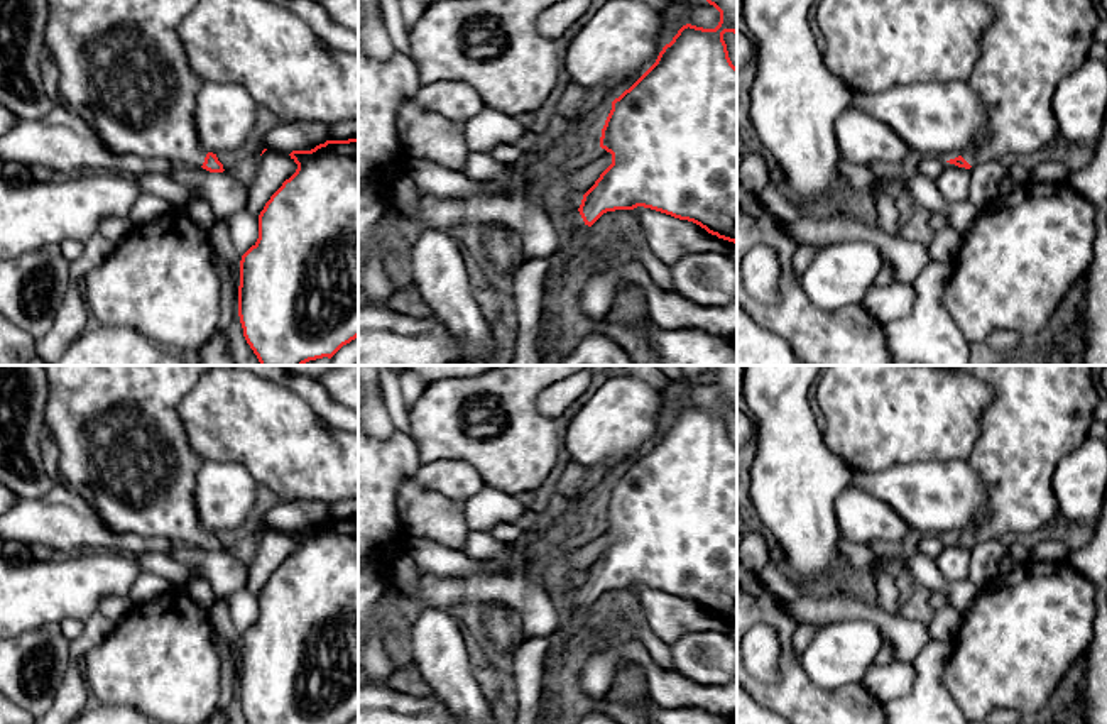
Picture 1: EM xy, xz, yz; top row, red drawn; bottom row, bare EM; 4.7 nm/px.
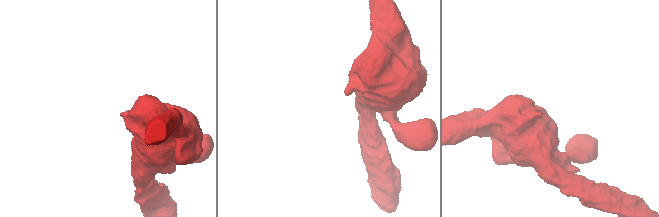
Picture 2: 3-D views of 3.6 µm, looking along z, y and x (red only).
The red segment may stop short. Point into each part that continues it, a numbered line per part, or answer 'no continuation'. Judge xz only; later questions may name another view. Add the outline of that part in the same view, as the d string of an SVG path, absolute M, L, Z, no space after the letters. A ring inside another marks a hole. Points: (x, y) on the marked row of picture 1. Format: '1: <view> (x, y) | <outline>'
1: xz (570, 220) | M578 210L551 211L549 215L559 227L564 237L564 245L575 235L576 230L585 227L585 222Z

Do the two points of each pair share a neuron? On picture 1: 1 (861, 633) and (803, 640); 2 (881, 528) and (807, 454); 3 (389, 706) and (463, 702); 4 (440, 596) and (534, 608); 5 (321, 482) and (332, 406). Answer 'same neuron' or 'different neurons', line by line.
1: different neurons
2: different neurons
3: different neurons
4: same neuron
5: different neurons

